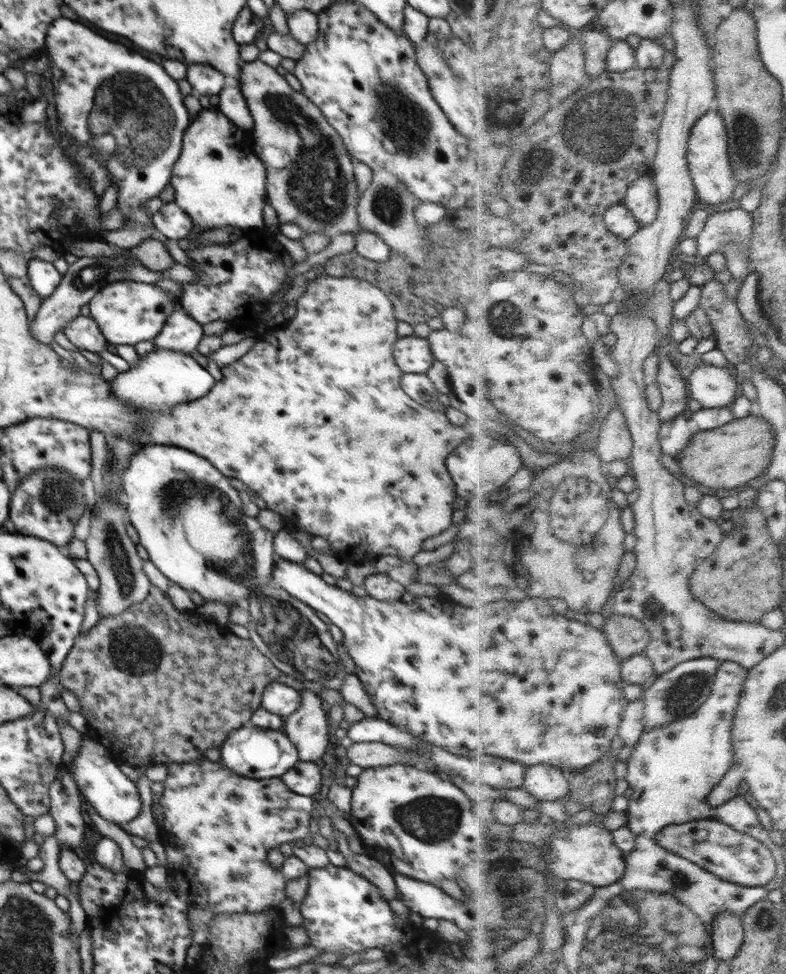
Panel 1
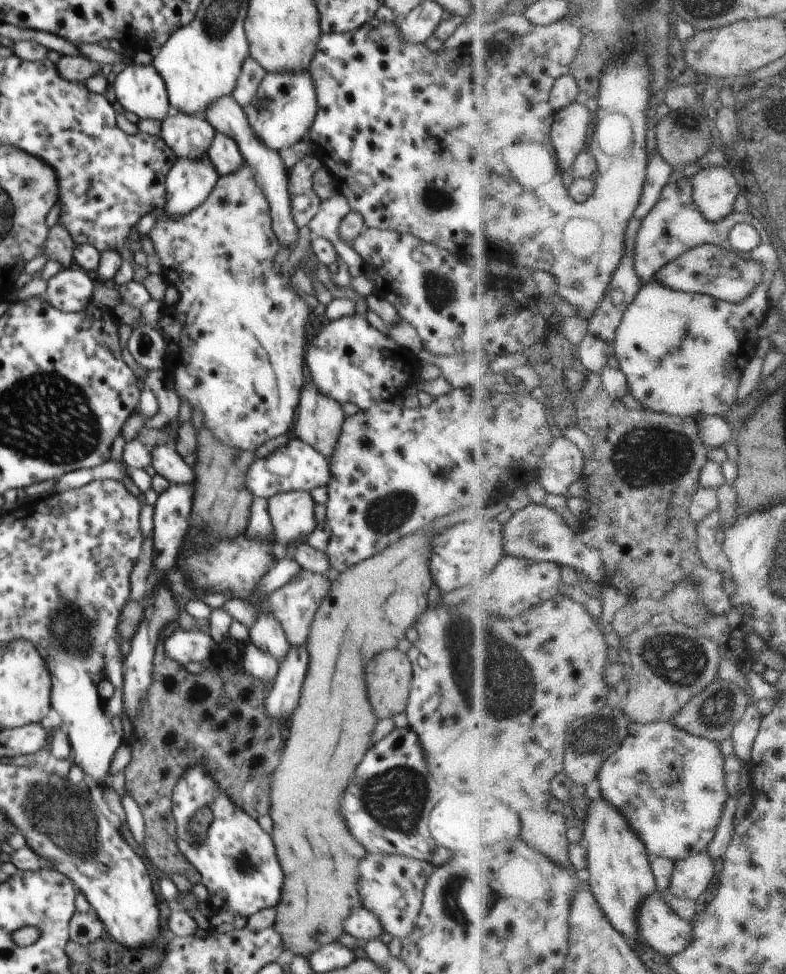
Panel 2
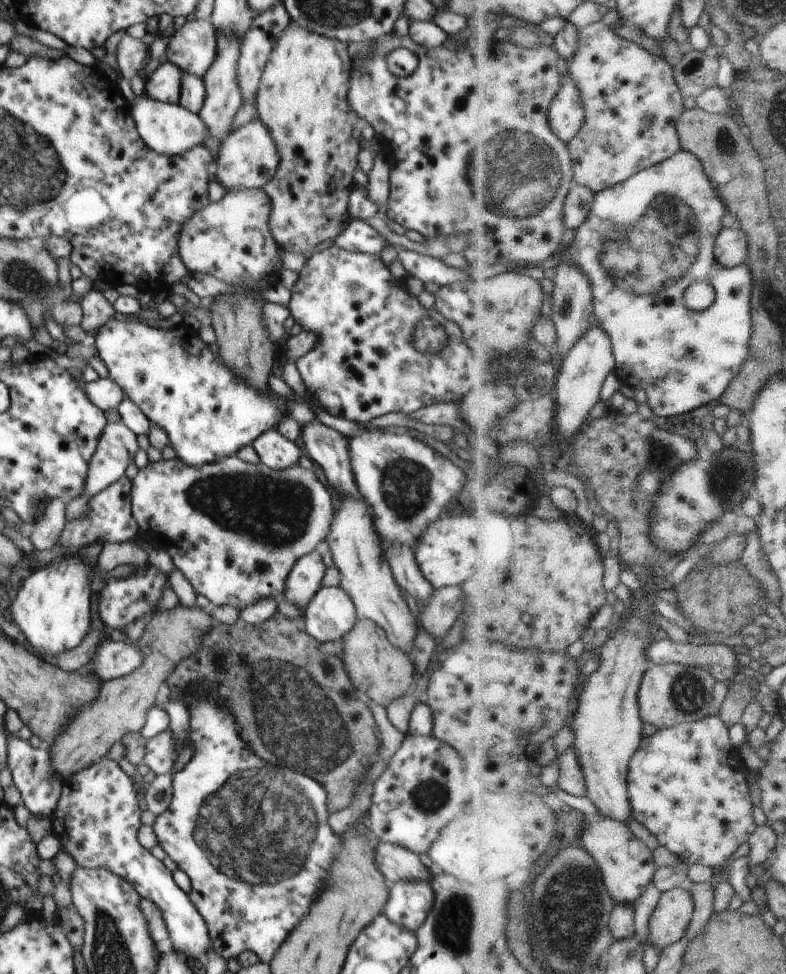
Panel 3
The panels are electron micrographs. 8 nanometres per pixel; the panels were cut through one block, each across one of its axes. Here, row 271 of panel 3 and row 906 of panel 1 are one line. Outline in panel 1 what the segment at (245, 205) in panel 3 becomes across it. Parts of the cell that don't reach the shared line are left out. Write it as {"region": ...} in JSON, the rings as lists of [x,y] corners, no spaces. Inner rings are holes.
{"region":[[[206,758],[190,763],[170,763],[167,767],[164,792],[158,803],[165,817],[161,827],[169,835],[169,846],[164,847],[168,861],[166,868],[172,878],[172,889],[187,903],[189,918],[194,910],[204,910],[210,918],[210,914],[214,917],[234,912],[259,913],[283,902],[288,881],[280,870],[266,861],[267,852],[283,842],[309,839],[314,798],[291,792],[280,777],[258,780],[242,777],[232,773],[220,761],[210,762]]]}

